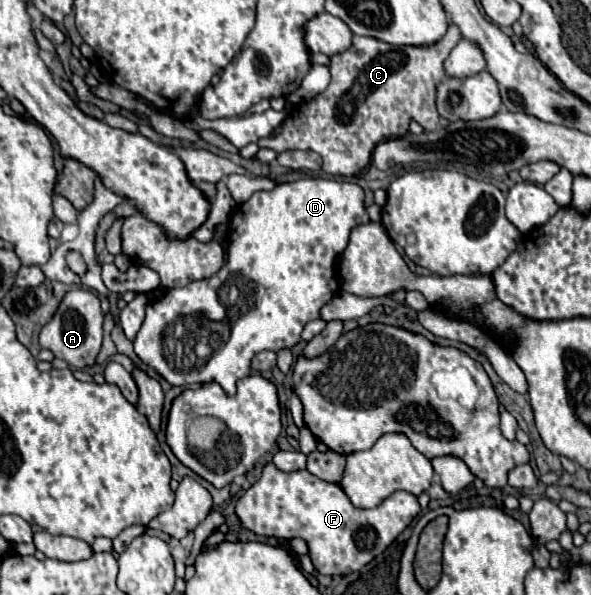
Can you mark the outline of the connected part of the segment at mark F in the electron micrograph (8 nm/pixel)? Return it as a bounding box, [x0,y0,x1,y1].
[235,464,421,576]

